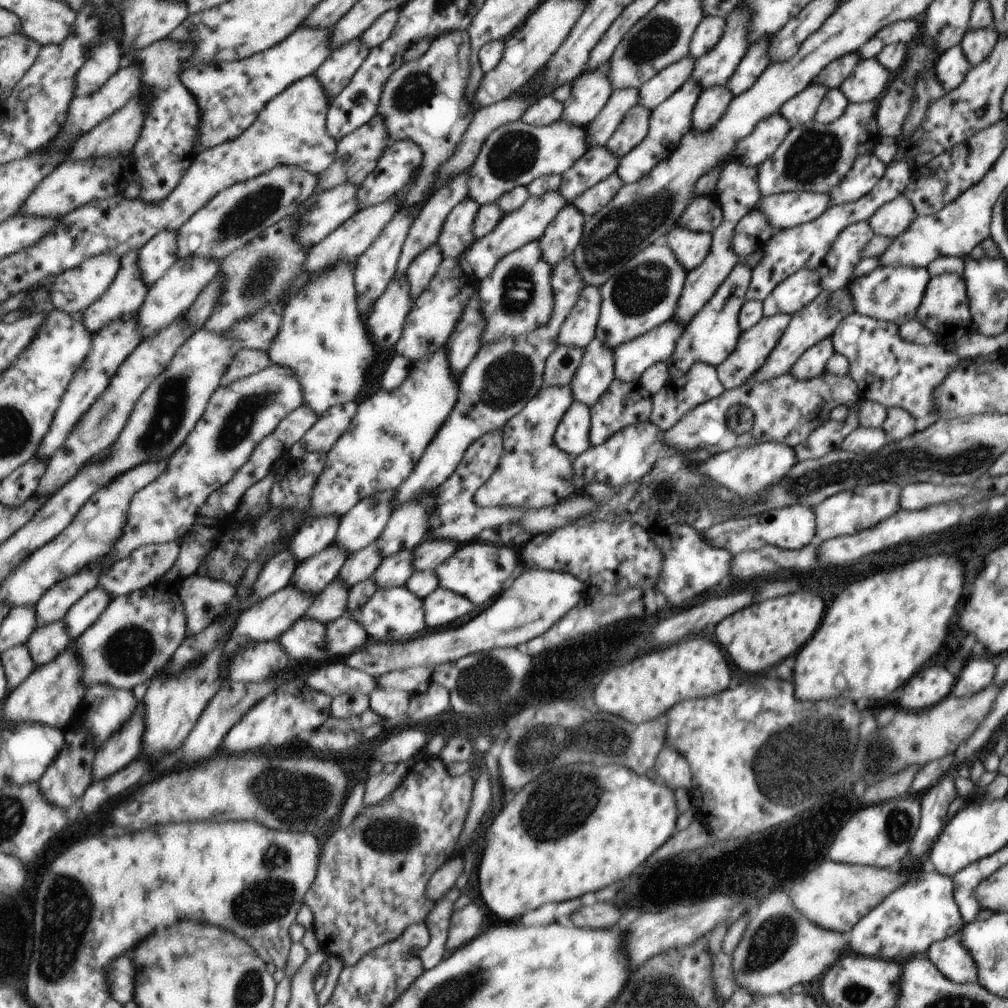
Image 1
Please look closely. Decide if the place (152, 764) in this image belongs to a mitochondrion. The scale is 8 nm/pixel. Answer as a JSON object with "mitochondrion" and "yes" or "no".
{"mitochondrion":"no"}

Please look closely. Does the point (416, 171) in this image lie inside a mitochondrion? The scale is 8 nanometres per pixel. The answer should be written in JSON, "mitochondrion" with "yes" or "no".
{"mitochondrion":"no"}

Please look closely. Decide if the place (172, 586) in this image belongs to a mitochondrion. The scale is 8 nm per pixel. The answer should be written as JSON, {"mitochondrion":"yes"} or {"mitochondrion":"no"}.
{"mitochondrion":"no"}

